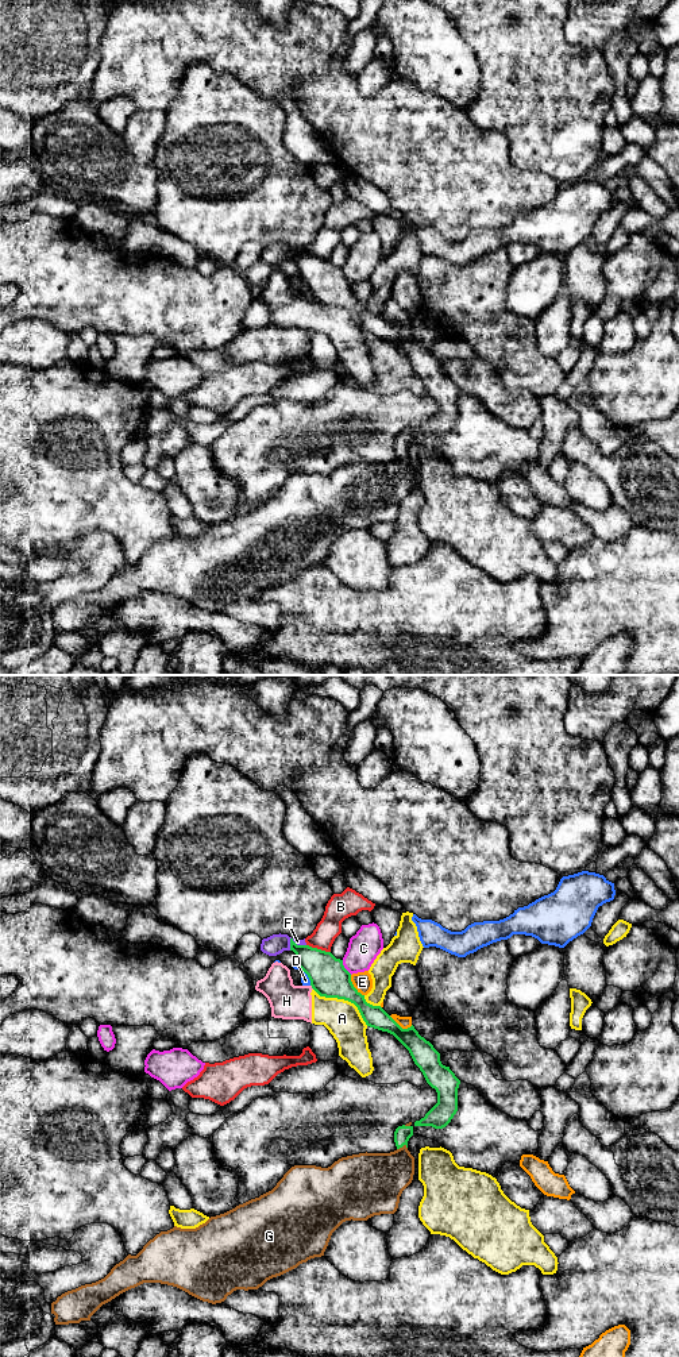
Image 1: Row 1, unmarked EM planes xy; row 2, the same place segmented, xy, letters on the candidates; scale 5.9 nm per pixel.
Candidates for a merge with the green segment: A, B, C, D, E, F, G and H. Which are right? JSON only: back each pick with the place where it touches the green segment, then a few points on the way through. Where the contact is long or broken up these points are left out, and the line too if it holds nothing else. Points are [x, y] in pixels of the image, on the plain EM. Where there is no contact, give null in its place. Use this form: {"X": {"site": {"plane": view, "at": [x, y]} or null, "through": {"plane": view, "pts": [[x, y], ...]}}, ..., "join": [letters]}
{"G": {"site": {"plane": "xy", "at": [401, 455]}, "through": {"plane": "xy", "pts": [[402, 442], [401, 455], [401, 465], [377, 489]]}}, "join": ["G"]}

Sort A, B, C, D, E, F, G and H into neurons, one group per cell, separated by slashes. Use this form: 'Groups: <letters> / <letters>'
Groups: A H / B / C / D / E / F / G

